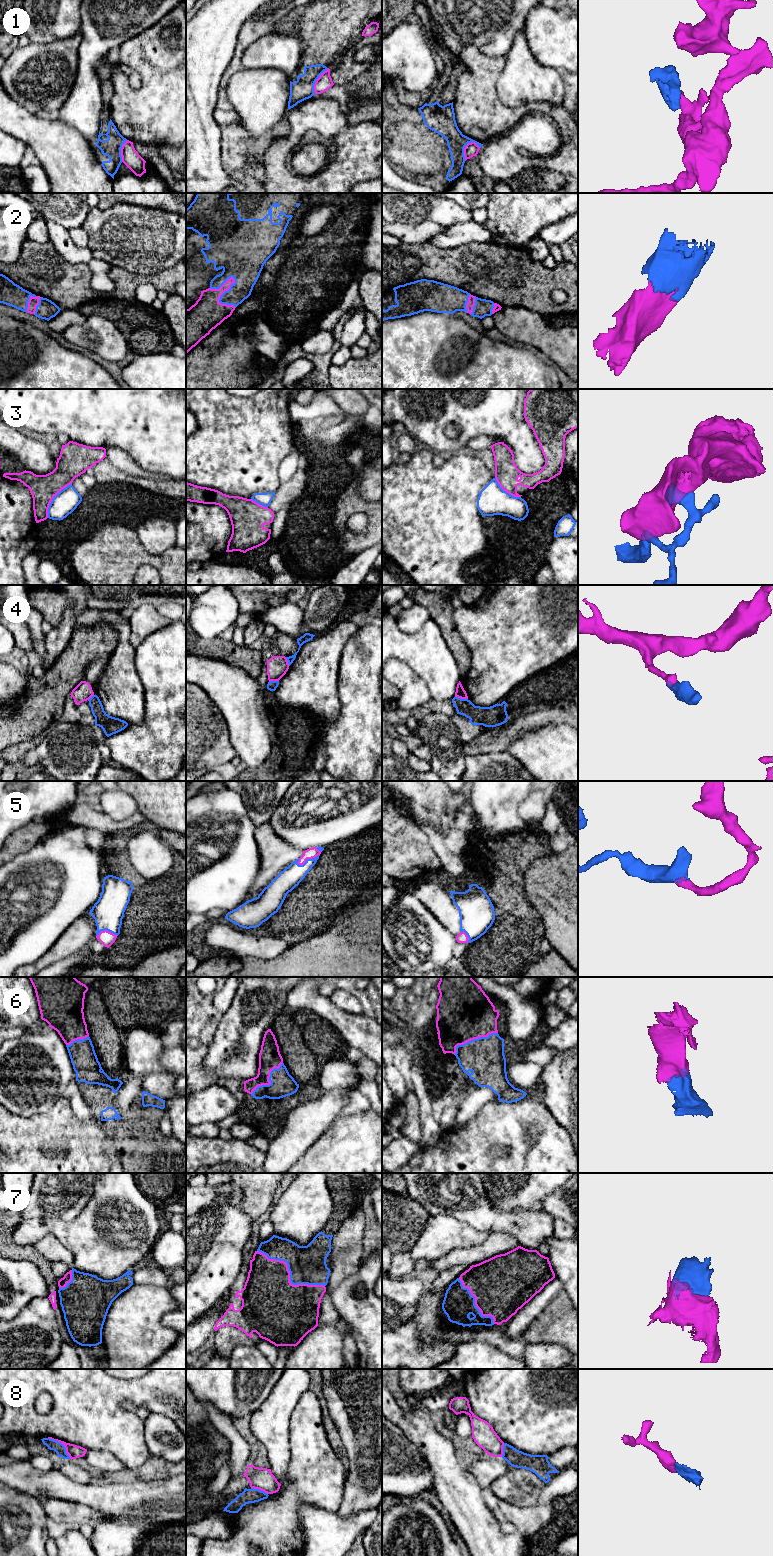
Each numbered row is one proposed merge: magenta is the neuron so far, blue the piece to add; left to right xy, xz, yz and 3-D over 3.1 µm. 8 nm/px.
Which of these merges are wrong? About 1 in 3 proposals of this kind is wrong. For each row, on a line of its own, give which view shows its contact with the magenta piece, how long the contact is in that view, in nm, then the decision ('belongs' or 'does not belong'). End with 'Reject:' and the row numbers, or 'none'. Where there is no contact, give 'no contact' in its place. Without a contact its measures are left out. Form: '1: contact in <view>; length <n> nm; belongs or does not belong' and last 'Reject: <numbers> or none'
1: contact in yz; length 180 nm; does not belong
2: contact in xz; length 260 nm; belongs
3: contact in xy; length 340 nm; does not belong
4: contact in yz; length 110 nm; does not belong
5: contact in xz; length 200 nm; belongs
6: contact in yz; length 400 nm; belongs
7: contact in xz; length 600 nm; belongs
8: contact in xy; length 260 nm; belongs
Reject: 1, 3, 4

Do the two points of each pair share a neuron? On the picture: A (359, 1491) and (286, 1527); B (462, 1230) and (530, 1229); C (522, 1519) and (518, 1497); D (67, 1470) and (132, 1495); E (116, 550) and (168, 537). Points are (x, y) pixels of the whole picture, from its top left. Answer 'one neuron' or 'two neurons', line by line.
A: two neurons
B: two neurons
C: two neurons
D: two neurons
E: two neurons

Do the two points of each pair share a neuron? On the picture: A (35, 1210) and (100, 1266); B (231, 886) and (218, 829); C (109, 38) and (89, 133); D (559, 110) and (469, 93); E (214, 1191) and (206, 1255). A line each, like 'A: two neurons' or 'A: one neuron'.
A: two neurons
B: one neuron
C: one neuron
D: one neuron
E: two neurons

